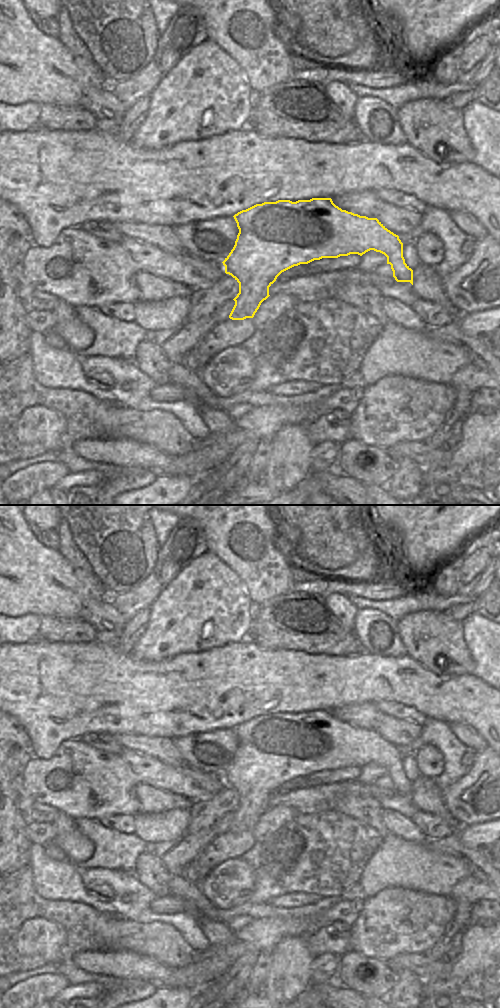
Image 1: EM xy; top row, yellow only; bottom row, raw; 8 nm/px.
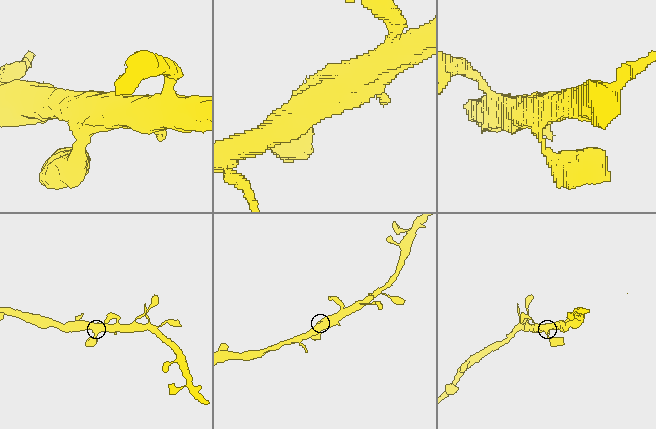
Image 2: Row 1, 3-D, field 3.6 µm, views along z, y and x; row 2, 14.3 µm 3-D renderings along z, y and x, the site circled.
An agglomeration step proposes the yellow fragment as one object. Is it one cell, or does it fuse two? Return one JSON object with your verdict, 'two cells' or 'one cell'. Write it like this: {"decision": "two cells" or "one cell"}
{"decision": "one cell"}

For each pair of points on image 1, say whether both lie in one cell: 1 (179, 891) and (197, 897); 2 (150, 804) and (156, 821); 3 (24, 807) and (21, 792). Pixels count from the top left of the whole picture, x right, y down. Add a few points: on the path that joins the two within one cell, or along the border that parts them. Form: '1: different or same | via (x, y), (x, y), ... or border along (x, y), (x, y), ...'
1: same | via (183, 891), (189, 891), (193, 894)
2: different | border along (176, 807), (165, 811), (139, 813)
3: same | via (24, 803), (21, 796)

